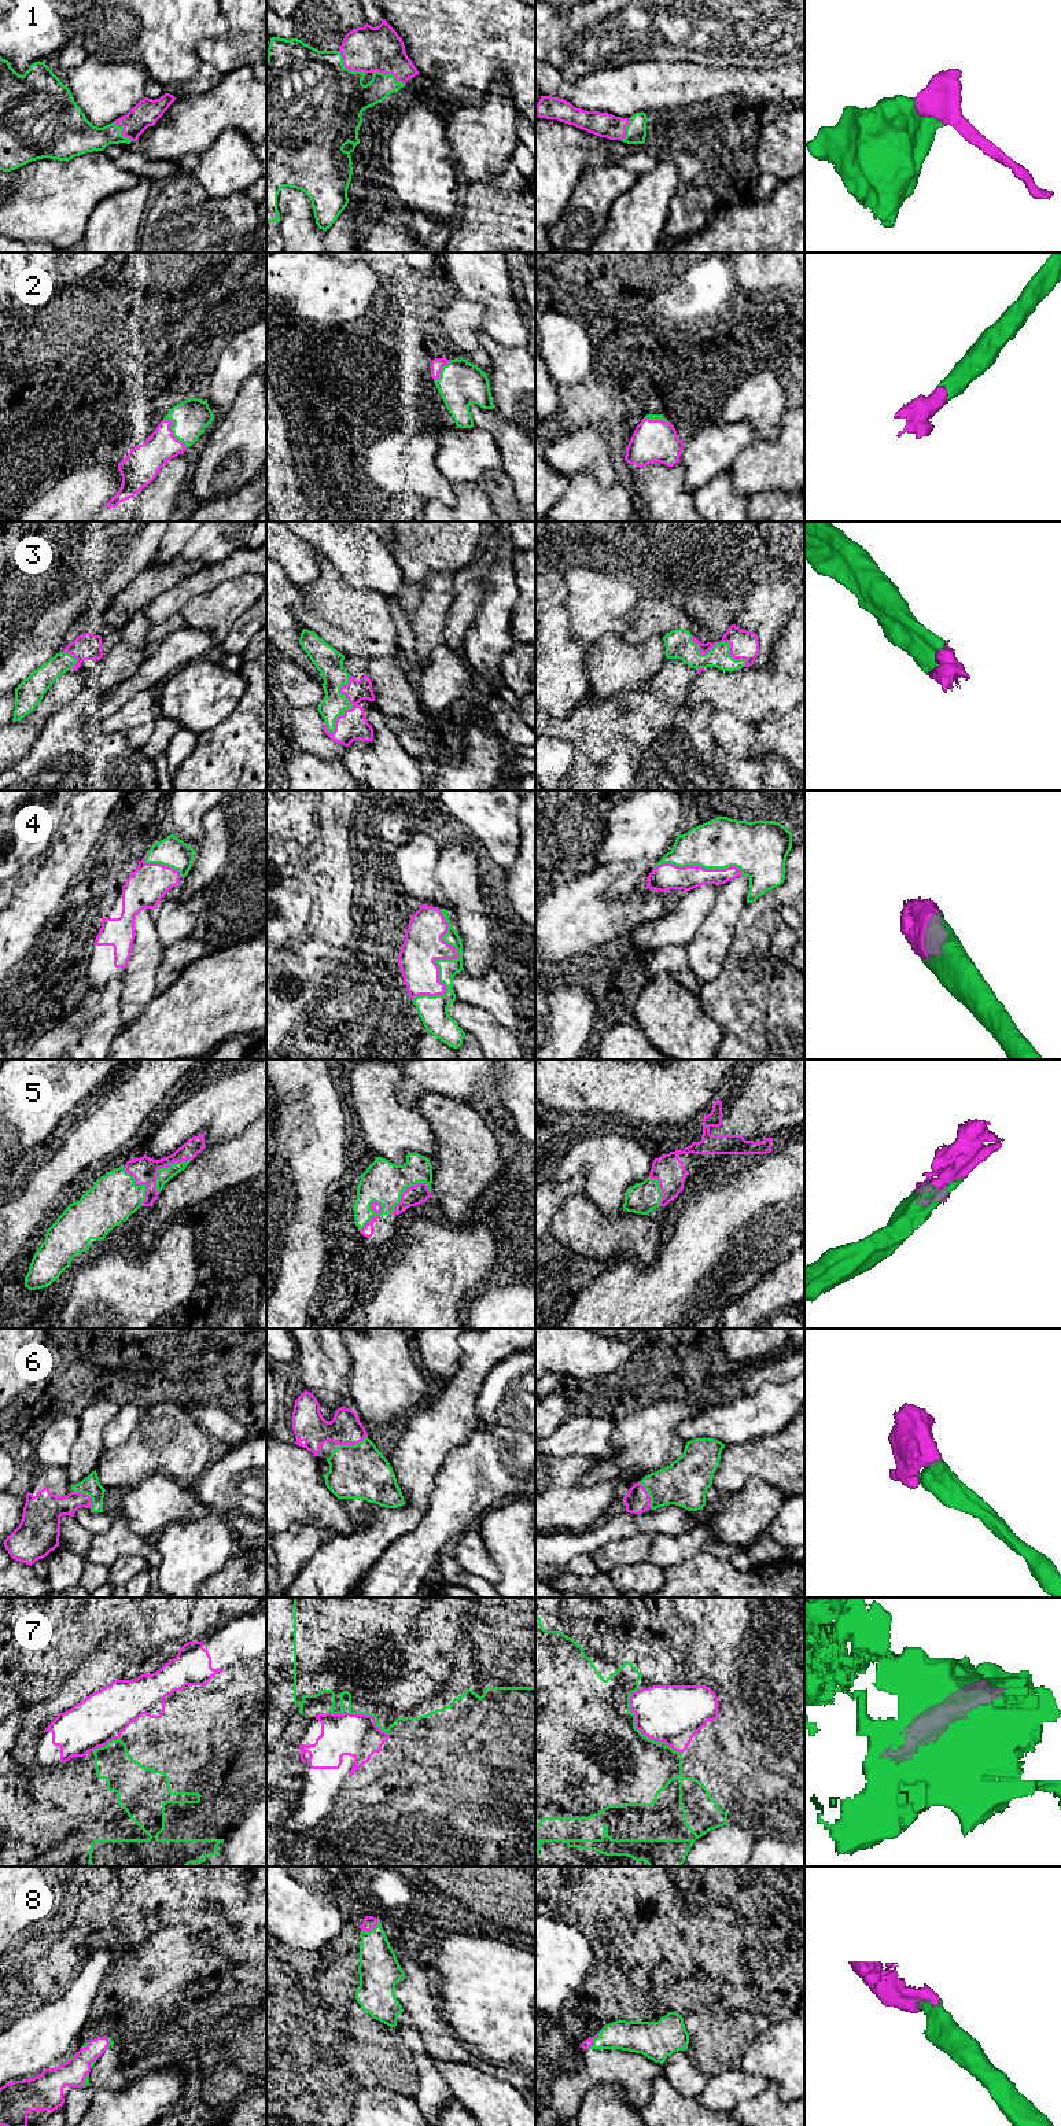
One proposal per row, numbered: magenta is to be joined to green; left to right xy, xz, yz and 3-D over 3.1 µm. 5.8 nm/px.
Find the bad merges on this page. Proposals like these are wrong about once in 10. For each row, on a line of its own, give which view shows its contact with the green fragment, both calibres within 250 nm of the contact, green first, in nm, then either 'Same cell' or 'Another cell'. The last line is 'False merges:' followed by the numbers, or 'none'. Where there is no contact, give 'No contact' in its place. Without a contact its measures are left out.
1: Touches green in xz. Thickness 500 nm (green) against 260 nm. Same cell
2: Touches green in xy. Thickness 200 nm (green) against 200 nm. Same cell
3: Touches green in xz. Thickness 140 nm (green) against 170 nm. Same cell
4: Touches green in xz. Thickness 110 nm (green) against 220 nm. Same cell
5: Touches green in xy. Thickness 80 nm (green) against 160 nm. Same cell
6: Touches green in xy. Thickness 110 nm (green) against 190 nm. Same cell
7: Touches green in yz. Thickness 500 nm (green) against 340 nm. Another cell
8: Touches green in xz. Thickness 240 nm (green) against 80 nm. Same cell
False merges: 7

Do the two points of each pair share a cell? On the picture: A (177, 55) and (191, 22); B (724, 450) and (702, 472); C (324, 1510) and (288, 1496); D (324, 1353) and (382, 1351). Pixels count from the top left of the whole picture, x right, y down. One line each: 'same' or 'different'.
A: same
B: same
C: same
D: different

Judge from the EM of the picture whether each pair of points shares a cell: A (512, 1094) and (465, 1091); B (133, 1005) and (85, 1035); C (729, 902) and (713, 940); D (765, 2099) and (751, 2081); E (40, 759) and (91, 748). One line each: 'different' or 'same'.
A: different
B: different
C: same
D: different
E: same

